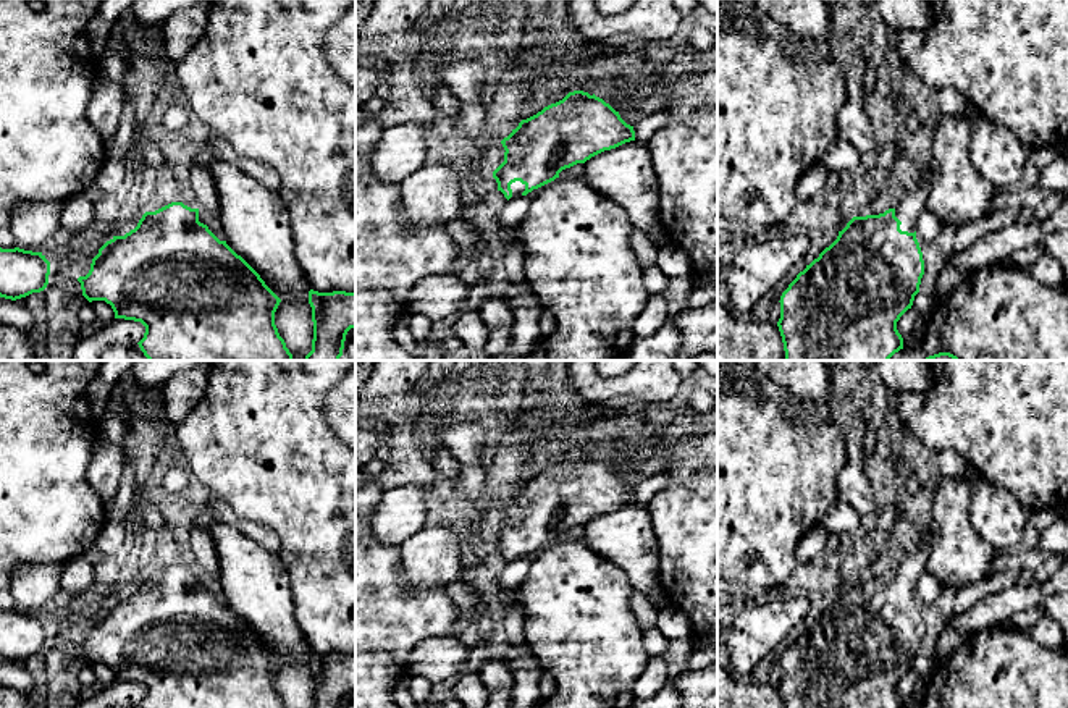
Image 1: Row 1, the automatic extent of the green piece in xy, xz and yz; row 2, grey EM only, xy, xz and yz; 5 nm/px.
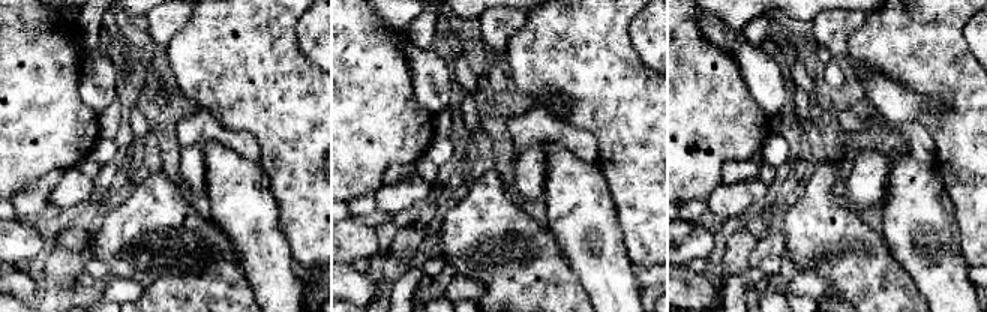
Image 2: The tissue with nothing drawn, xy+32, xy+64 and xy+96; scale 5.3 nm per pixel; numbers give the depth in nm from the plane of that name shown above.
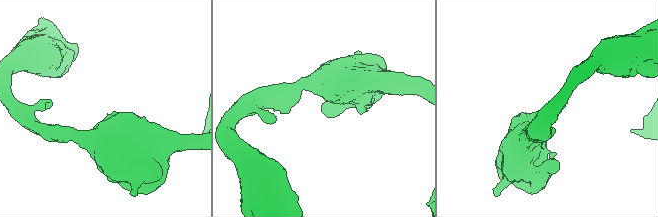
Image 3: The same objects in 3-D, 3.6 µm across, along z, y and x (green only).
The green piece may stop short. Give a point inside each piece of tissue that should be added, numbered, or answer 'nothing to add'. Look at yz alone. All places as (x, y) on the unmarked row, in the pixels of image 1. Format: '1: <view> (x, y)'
1: yz (908, 571)

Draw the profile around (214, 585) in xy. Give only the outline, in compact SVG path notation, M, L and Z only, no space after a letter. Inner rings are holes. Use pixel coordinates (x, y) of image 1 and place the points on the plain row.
M199 572L199 584L207 587L208 592L220 601L225 603L223 587L220 584L220 577L205 575Z

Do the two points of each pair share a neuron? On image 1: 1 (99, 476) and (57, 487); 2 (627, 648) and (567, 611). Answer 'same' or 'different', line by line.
1: different
2: same

